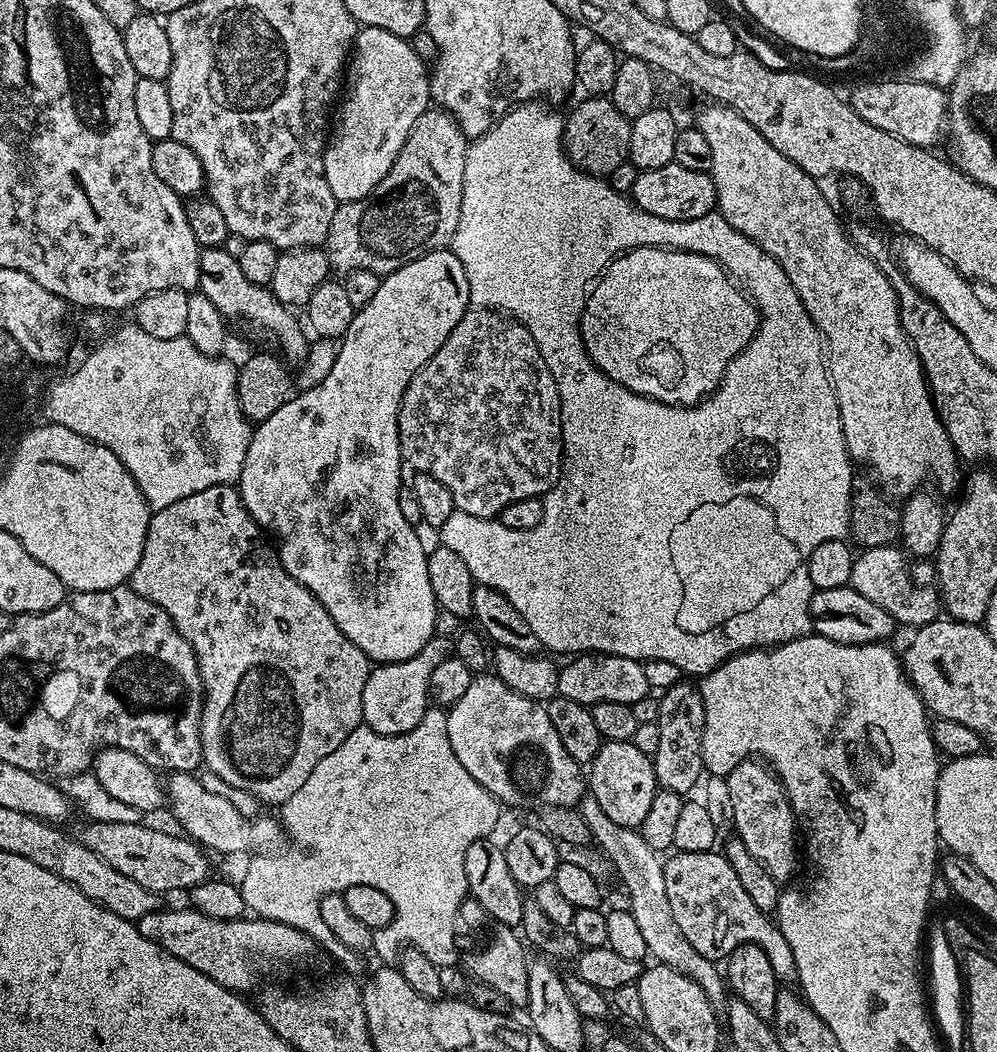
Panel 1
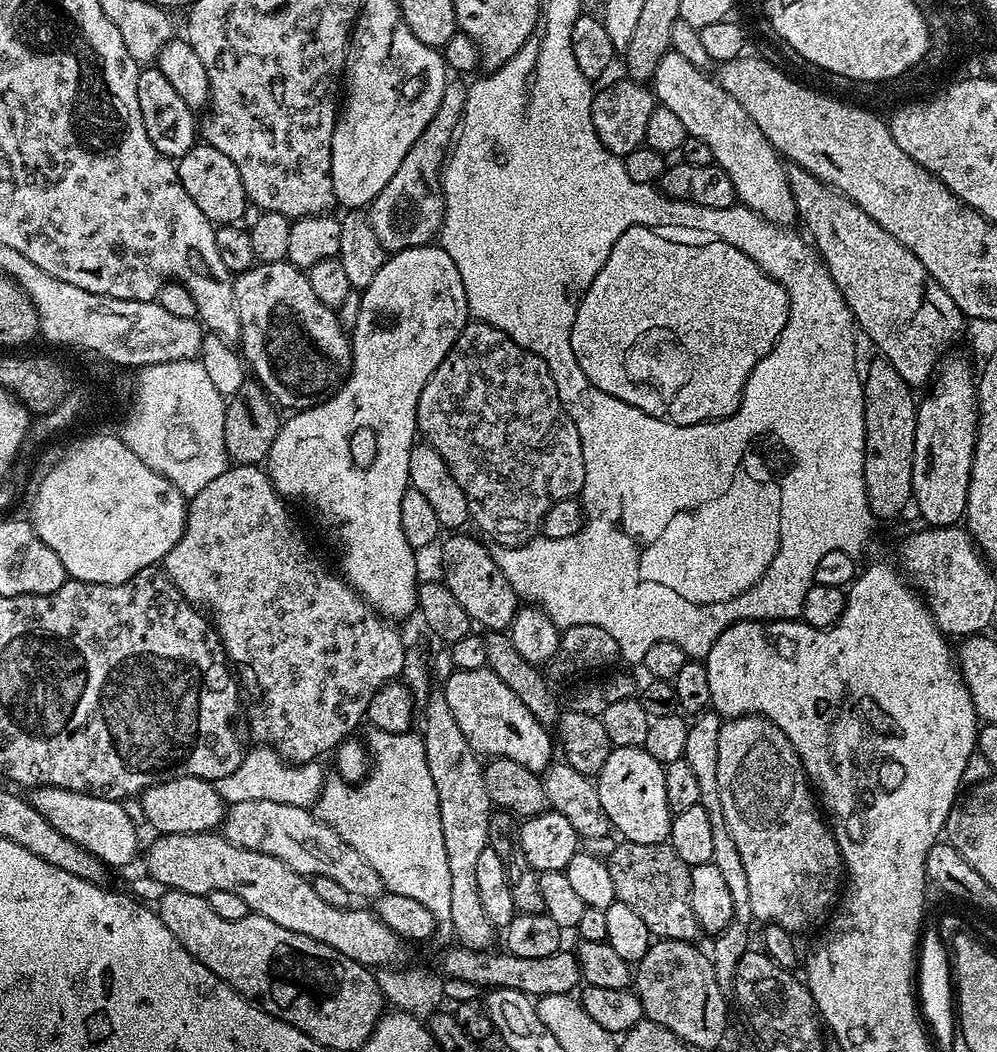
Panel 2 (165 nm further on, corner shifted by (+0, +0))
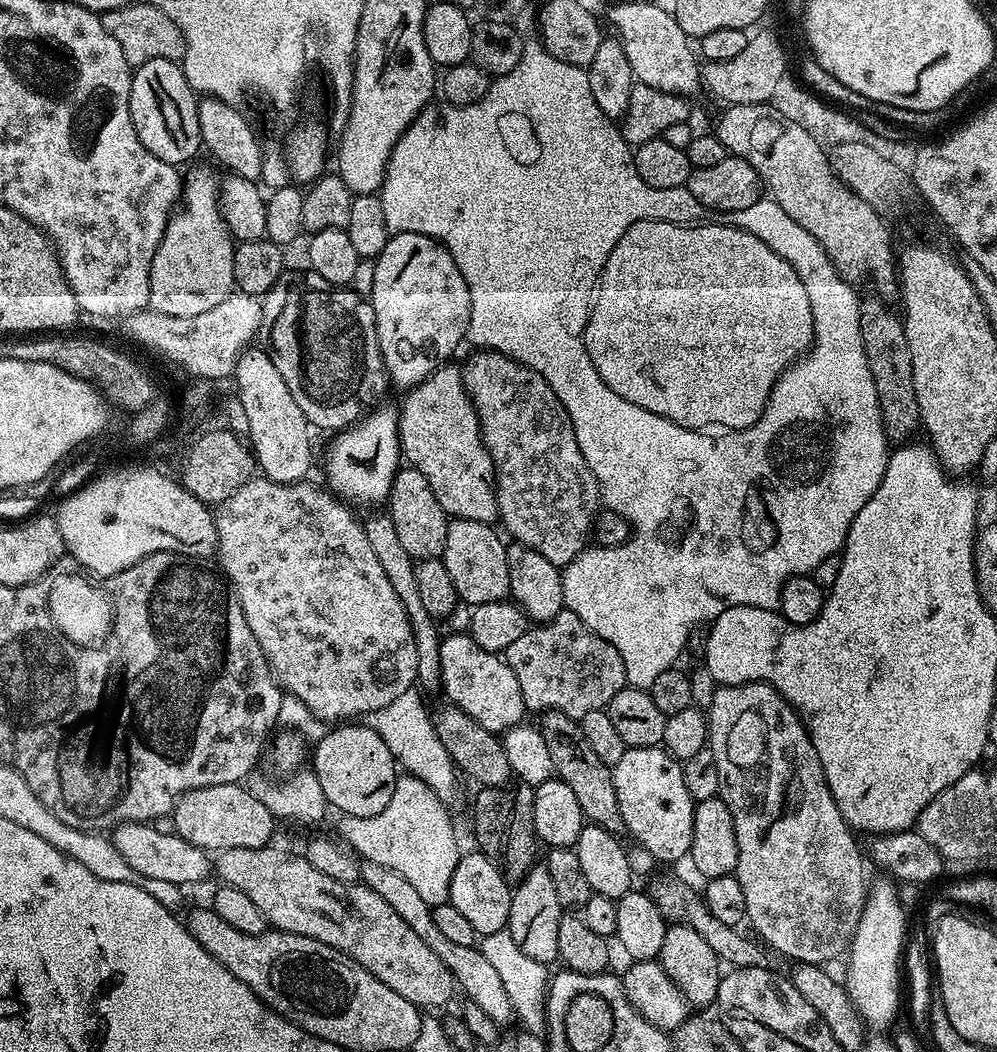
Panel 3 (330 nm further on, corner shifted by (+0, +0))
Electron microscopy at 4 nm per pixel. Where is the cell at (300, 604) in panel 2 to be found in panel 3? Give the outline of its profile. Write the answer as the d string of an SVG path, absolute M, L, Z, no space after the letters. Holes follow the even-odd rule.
M253 478L238 486L234 494L215 505L216 552L220 556L219 567L240 600L242 614L246 614L246 622L250 622L250 630L254 630L254 638L258 638L258 646L262 646L262 654L268 659L277 684L285 693L301 699L320 721L348 722L389 705L398 695L407 692L417 683L418 646L414 642L414 630L410 626L406 606L402 606L402 598L394 594L390 578L386 578L386 573L382 571L382 565L378 563L374 549L366 539L363 523L359 519L356 521L352 517L353 509L340 497L332 495L327 487L320 485L319 488L316 484L308 483L279 484L267 478Z

